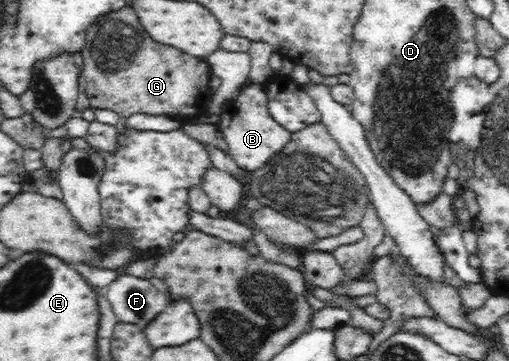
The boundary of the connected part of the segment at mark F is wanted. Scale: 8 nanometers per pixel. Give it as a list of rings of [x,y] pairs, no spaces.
[[[120,274],[102,290],[119,321],[136,323],[145,328],[170,303],[146,279]]]

